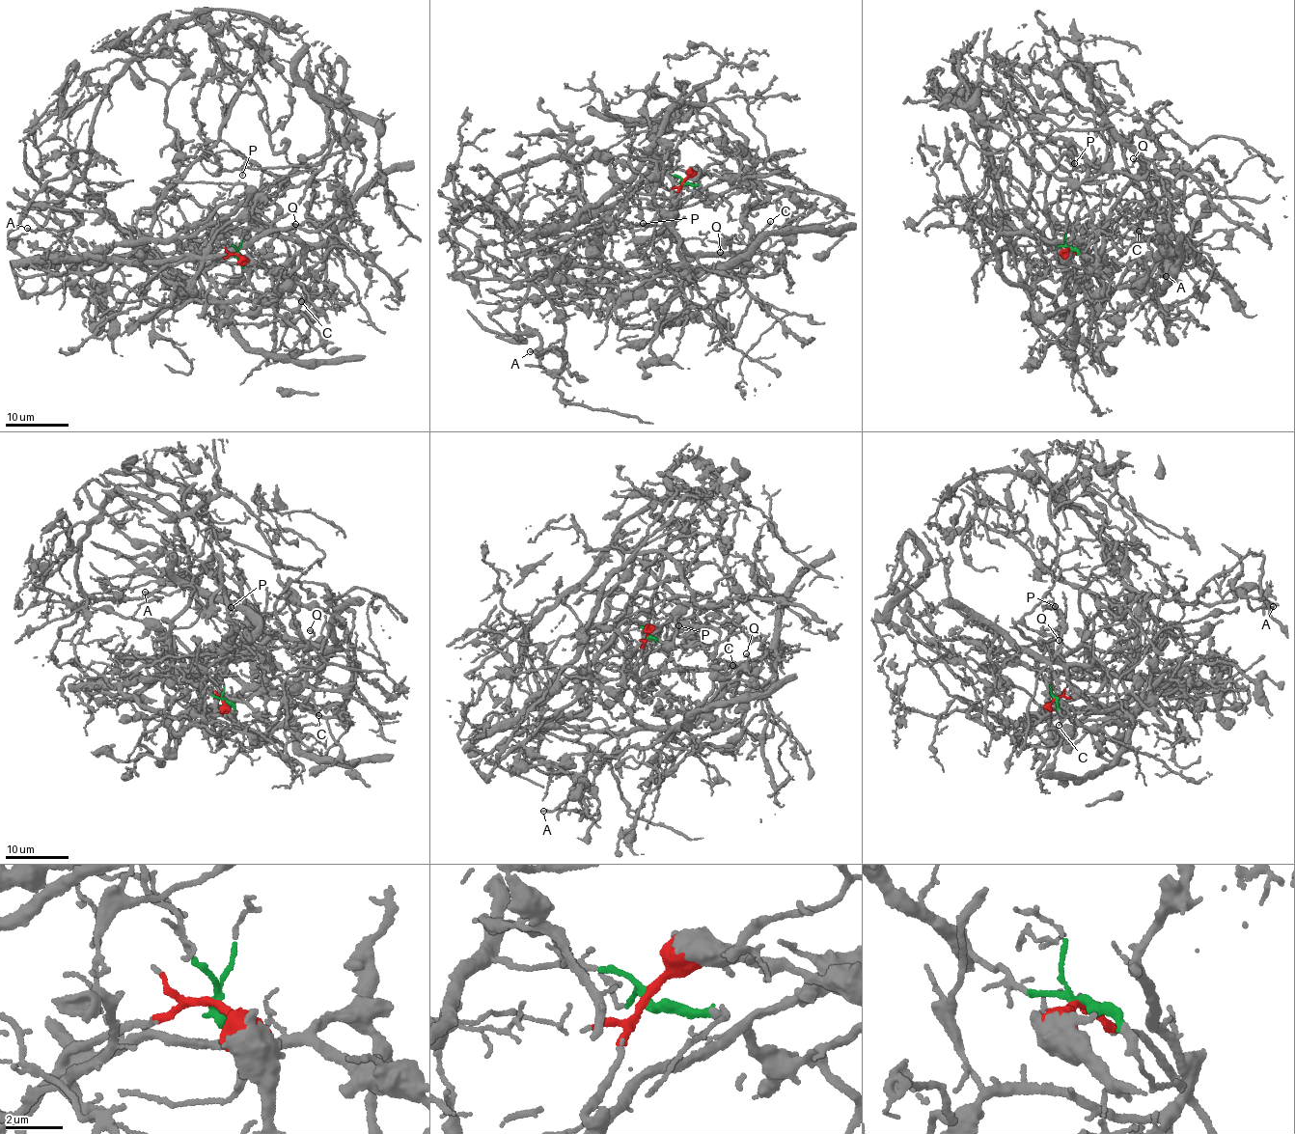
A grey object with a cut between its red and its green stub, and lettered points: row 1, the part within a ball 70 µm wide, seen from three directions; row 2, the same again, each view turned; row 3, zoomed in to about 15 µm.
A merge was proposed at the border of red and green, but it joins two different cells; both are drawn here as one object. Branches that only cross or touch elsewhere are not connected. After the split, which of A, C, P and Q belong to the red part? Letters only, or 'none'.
A, C, Q

